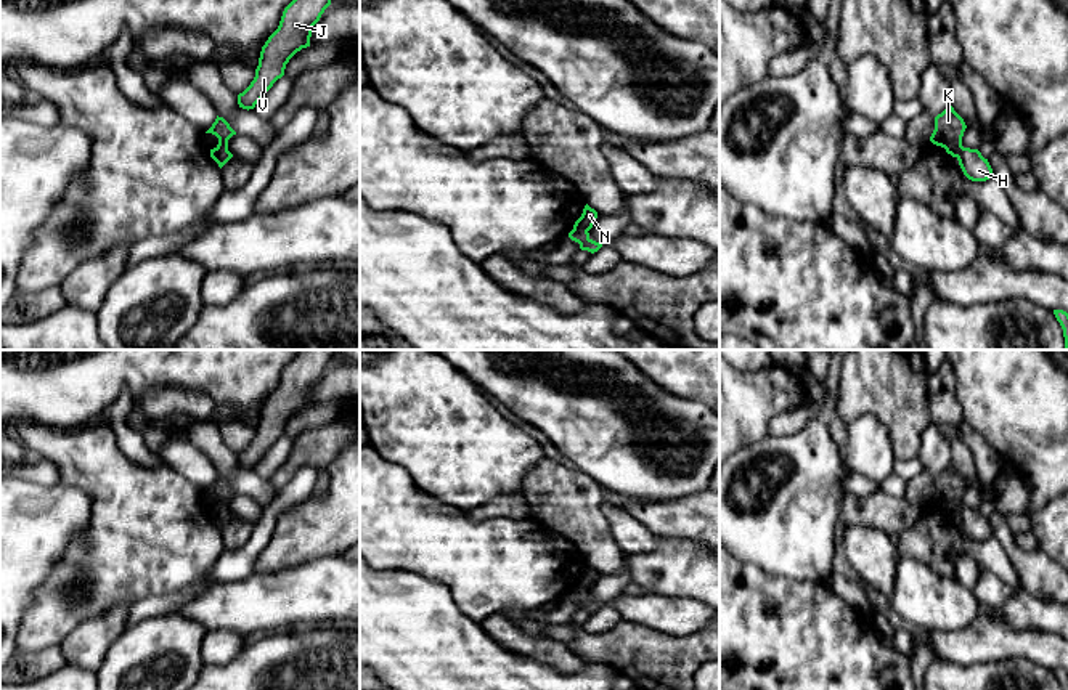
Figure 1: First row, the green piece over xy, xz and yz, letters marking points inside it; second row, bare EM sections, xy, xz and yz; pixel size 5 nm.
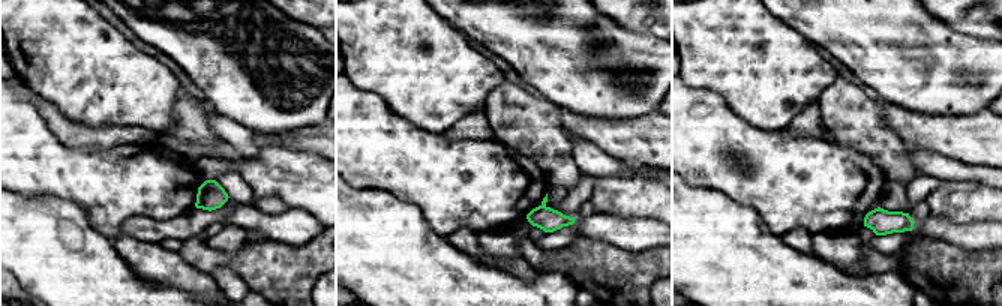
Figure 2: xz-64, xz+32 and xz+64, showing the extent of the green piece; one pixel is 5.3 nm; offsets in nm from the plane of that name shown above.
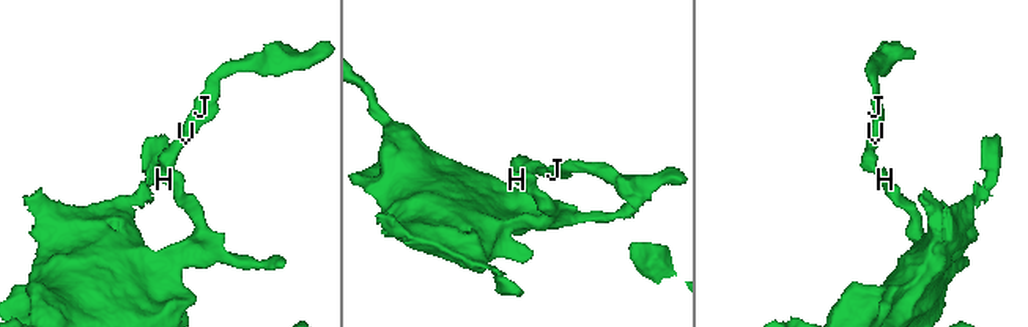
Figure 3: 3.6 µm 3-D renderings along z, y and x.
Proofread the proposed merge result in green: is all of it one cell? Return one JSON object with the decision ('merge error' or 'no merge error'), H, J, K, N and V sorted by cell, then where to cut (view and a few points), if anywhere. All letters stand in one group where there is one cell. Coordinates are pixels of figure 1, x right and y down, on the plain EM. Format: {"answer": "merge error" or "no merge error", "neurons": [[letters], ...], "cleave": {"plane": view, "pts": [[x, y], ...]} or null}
{"answer": "merge error", "neurons": [["H"], ["J", "K", "N", "V"]], "cleave": {"plane": "xz", "pts": [[574, 588], [586, 591]]}}

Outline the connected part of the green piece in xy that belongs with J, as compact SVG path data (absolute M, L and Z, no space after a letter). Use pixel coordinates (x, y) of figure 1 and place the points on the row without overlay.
M300 350L284 367L278 388L262 406L255 436L238 454L243 469L254 469L273 443L284 435L286 424L302 408L310 406L312 387L331 364L334 350Z

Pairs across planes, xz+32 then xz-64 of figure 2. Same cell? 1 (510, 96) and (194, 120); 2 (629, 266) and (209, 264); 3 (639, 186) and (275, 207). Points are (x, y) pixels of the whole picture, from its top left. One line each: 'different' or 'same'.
1: same
2: same
3: different

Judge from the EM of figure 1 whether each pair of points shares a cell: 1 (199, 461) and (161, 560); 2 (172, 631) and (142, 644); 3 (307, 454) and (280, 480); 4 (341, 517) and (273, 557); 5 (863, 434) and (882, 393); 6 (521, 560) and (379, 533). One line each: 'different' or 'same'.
1: different
2: same
3: same
4: same
5: different
6: same

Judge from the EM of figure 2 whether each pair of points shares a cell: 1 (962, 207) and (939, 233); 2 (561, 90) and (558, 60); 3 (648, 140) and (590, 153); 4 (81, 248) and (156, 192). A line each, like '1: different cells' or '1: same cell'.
1: different cells
2: same cell
3: different cells
4: different cells

